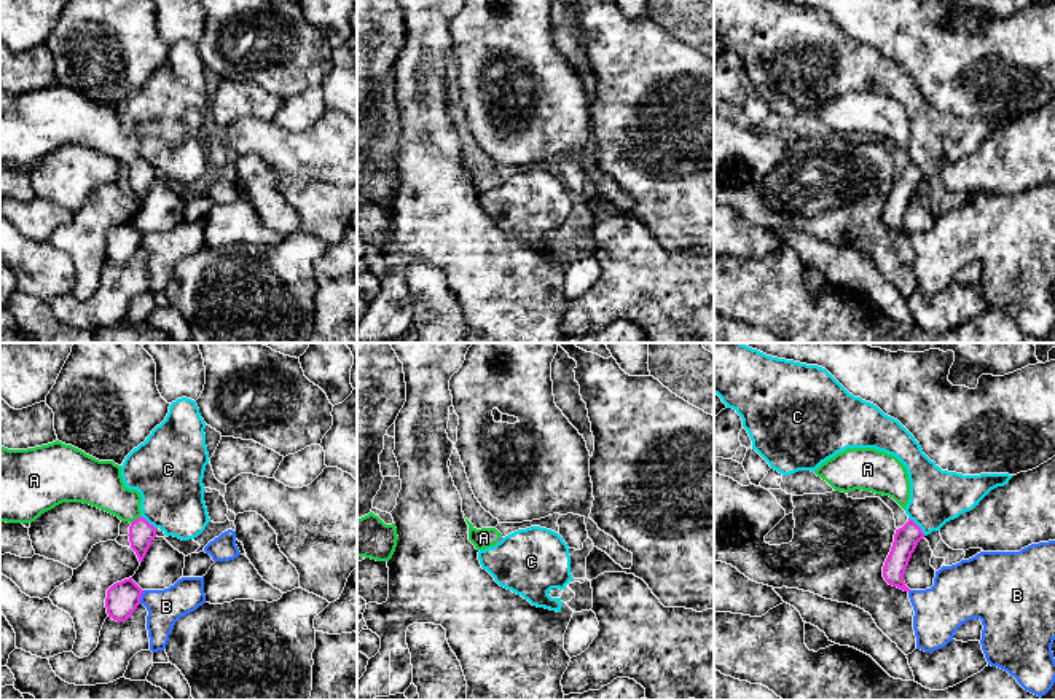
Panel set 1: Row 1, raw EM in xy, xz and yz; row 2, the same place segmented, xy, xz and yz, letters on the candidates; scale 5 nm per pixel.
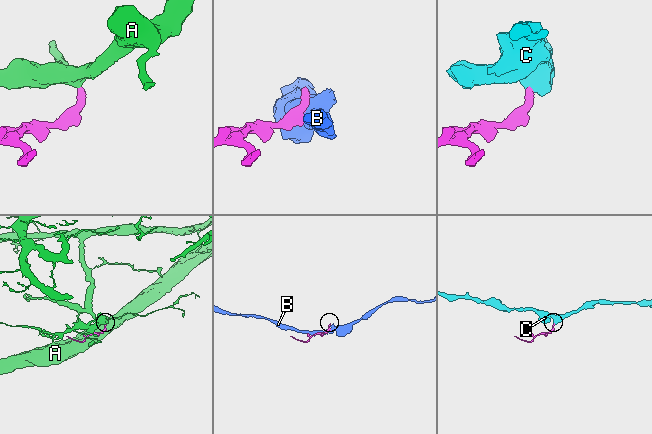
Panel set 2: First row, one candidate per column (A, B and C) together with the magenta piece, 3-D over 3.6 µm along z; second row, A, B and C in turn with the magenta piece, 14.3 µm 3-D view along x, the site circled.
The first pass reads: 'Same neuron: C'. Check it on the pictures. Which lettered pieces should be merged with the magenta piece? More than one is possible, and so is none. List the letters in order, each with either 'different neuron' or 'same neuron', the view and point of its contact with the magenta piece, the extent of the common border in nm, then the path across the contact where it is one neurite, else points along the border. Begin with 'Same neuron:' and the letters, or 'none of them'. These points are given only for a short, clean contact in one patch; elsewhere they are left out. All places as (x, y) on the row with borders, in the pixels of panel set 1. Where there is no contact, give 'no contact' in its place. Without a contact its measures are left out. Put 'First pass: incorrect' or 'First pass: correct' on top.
First pass: incorrect
Same neuron: A
A: same neuron; meets magenta in xy at (134, 520); contact 60 nm long; runs through xy (141, 534), (134, 520), (101, 485)
B: different neuron; meets magenta in xy at (141, 595); contact 80 nm long; border along xy (144, 590), (139, 603)
C: different neuron; meets magenta in yz at (918, 526); contact 130 nm long; border along yz (909, 517), (925, 534)

